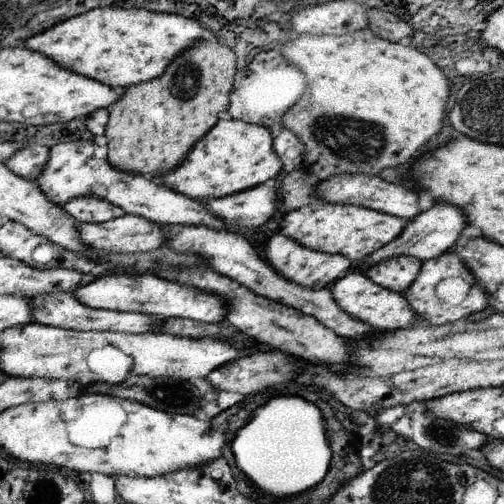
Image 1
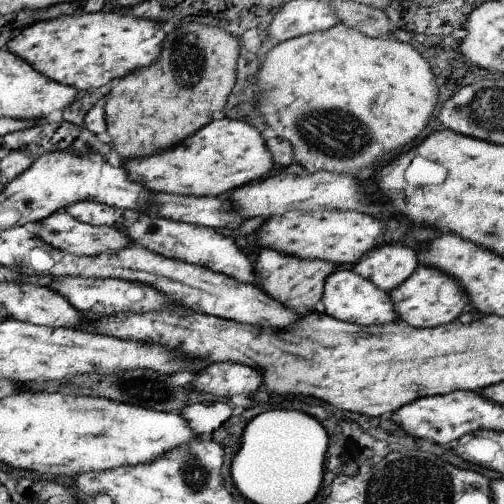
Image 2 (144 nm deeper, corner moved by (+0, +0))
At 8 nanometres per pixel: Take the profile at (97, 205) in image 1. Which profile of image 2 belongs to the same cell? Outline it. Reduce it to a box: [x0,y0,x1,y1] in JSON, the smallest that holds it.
[65,202,257,284]

